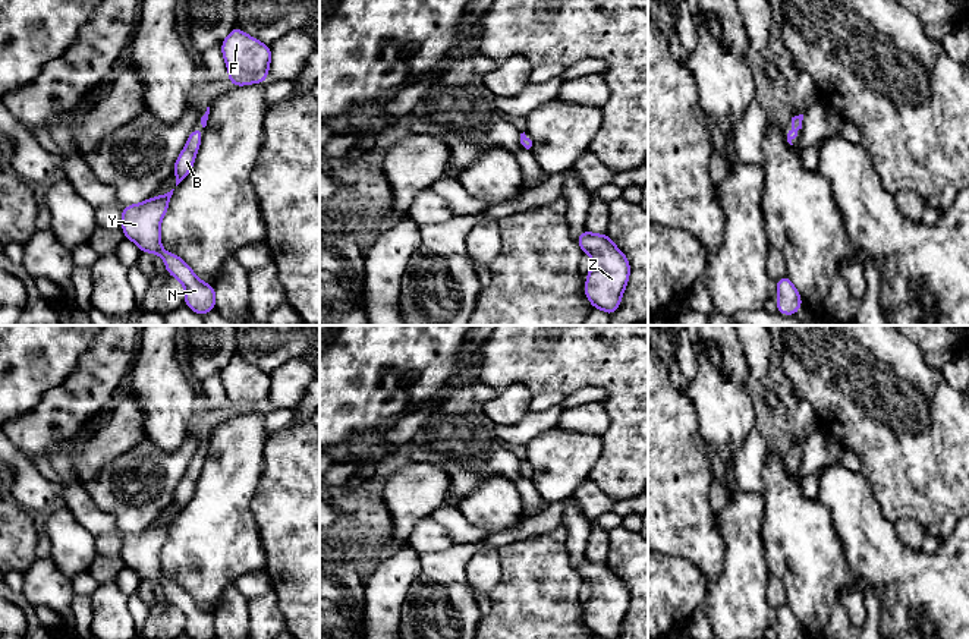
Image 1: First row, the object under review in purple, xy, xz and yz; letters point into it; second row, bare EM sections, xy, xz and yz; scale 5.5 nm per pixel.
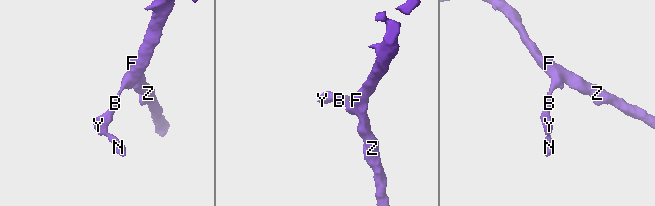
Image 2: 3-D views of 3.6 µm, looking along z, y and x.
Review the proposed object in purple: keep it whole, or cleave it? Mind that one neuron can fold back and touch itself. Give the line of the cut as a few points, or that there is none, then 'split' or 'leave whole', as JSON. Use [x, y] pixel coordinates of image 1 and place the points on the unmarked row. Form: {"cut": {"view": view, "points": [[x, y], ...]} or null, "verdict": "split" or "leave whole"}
{"cut": null, "verdict": "leave whole"}

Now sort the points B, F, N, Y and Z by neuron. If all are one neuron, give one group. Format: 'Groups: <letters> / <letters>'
Groups: B F N Y Z

